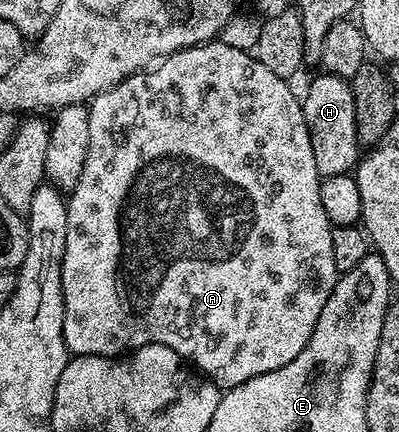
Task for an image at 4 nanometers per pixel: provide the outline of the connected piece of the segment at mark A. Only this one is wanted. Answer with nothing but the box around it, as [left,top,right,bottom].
[62,40,338,388]

